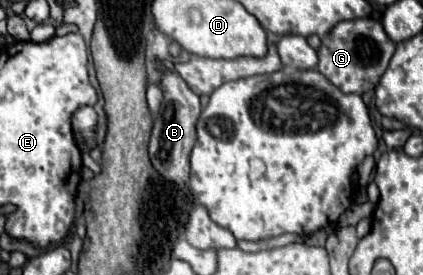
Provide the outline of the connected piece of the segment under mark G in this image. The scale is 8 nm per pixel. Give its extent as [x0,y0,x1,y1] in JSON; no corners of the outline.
[317,18,395,94]

